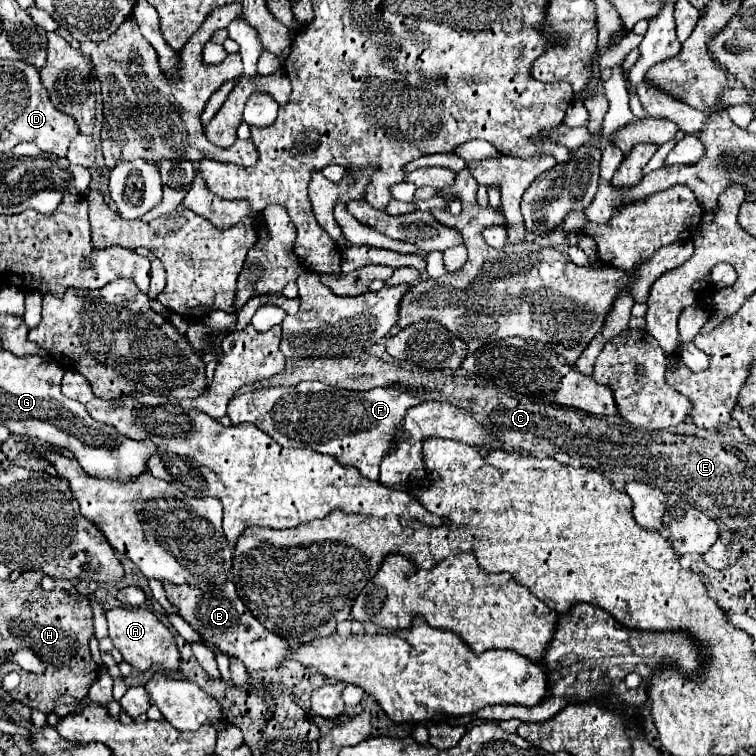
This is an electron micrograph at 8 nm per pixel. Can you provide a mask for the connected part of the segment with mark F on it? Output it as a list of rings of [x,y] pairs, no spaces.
[[[301,382],[297,386],[277,386],[277,388],[259,388],[241,394],[229,402],[227,416],[233,424],[251,422],[265,434],[269,434],[279,446],[285,448],[311,448],[321,454],[335,456],[343,466],[355,466],[369,480],[377,480],[381,460],[395,448],[397,434],[403,434],[403,420],[407,410],[423,404],[425,398],[413,396],[399,388],[371,388],[365,392],[341,390],[323,382]]]

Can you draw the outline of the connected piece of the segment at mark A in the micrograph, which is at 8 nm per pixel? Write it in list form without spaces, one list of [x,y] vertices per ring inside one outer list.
[[[111,608],[105,612],[109,624],[109,638],[113,646],[123,654],[123,660],[129,662],[137,670],[149,668],[165,668],[177,670],[179,668],[179,650],[167,626],[157,620],[157,616],[147,608]]]

